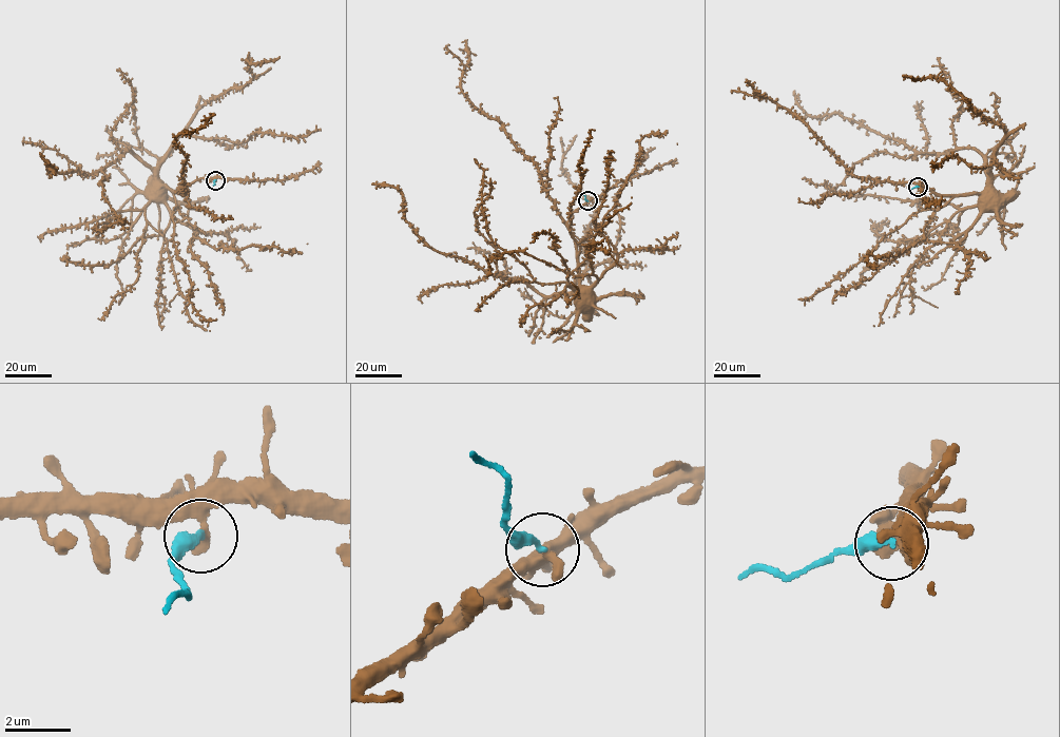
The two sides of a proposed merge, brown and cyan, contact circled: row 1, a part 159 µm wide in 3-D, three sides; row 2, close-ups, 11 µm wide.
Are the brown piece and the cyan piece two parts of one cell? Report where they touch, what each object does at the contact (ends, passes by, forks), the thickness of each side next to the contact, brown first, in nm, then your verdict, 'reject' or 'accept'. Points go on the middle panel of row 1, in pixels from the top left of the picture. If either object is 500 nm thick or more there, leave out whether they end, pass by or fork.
(588, 200) | brown ends | cyan ends | 440/300 nm | reject

